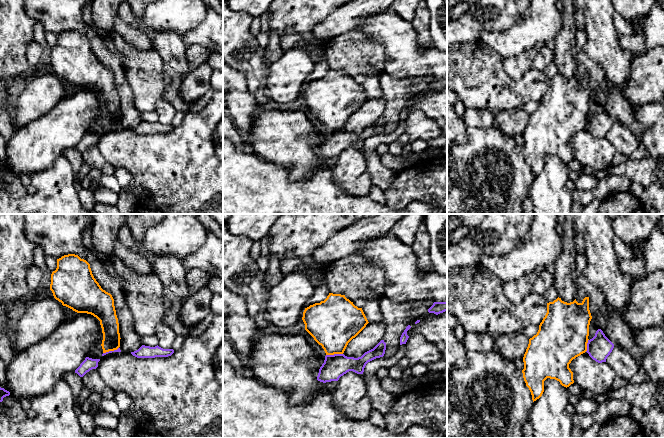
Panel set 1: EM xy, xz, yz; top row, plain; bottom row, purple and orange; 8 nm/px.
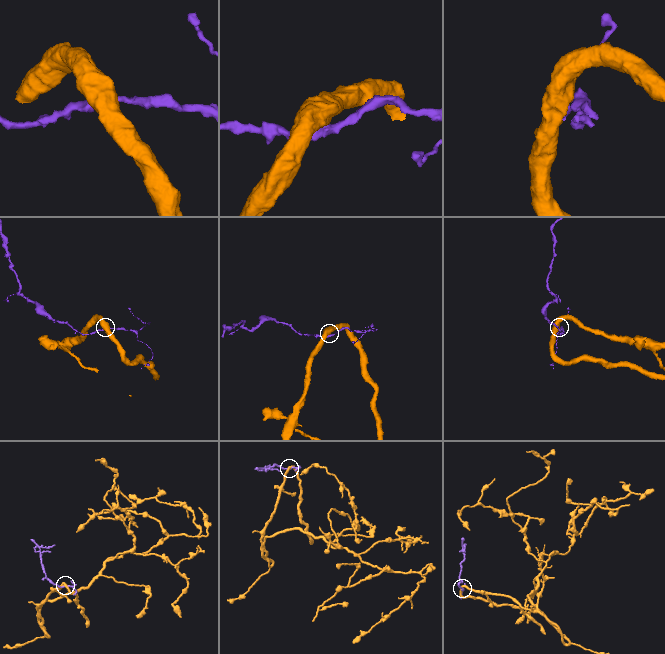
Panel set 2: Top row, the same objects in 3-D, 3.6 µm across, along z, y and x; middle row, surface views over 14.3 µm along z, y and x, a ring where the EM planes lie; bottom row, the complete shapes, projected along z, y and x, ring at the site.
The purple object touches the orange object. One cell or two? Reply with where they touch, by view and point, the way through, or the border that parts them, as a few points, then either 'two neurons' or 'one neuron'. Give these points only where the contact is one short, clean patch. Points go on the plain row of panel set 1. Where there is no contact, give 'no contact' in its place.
xz (334, 130) | along xz (342, 129), (326, 131) | two neurons

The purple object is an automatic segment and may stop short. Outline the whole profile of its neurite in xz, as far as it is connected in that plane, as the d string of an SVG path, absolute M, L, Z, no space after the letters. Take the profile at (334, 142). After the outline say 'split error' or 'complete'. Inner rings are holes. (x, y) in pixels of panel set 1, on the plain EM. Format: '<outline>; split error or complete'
M381 116L373 125L365 128L361 133L347 133L344 130L326 131L324 139L319 145L317 156L323 159L338 157L349 147L363 150L366 140L376 134L383 133L386 119Z; complete

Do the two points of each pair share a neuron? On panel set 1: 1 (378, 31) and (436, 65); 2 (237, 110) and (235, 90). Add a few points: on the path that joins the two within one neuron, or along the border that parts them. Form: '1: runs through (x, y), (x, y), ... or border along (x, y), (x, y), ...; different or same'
1: runs through (392, 37), (416, 61), (422, 62); same
2: runs through (237, 105), (237, 95); same

